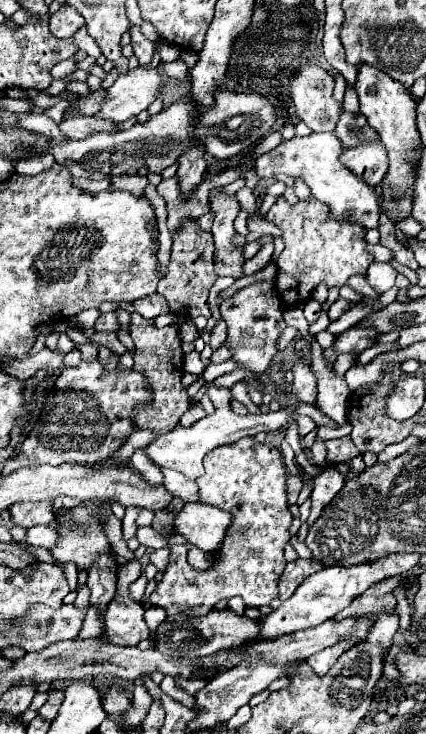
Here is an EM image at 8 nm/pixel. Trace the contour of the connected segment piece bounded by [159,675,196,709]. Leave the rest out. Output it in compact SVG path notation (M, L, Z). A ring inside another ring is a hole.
M166 675L159 686L165 694L174 698L184 706L190 709L196 708L196 701L194 700L194 696L188 694L185 690L178 687L172 676Z

